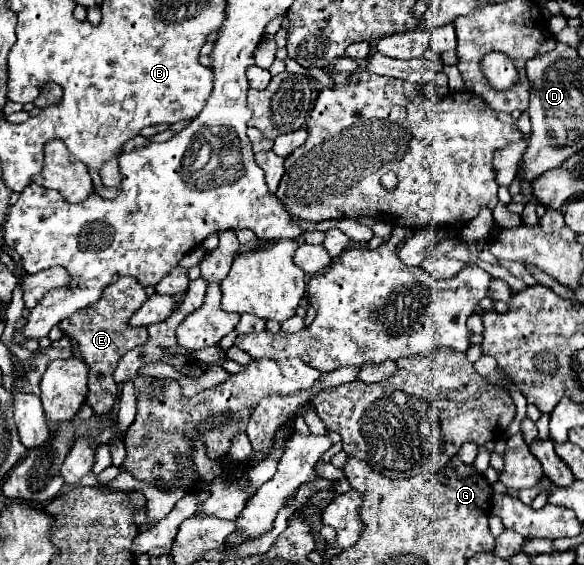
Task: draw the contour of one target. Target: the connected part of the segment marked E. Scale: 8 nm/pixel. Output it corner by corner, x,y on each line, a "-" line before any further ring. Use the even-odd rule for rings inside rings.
119,277
119,281
111,283
103,291
101,299
95,305
79,309
71,317
63,319
63,323
59,323
59,327
65,331
65,335
69,335
69,339
73,339
77,343
81,357
85,359
85,363
91,369
87,405
91,405
97,415
109,413
117,401
117,385
113,381
113,371
115,371
119,359
133,347
143,345
147,341
145,329
131,327
127,323
127,319
131,319
131,315
145,303
145,299
147,299
147,291
137,279

